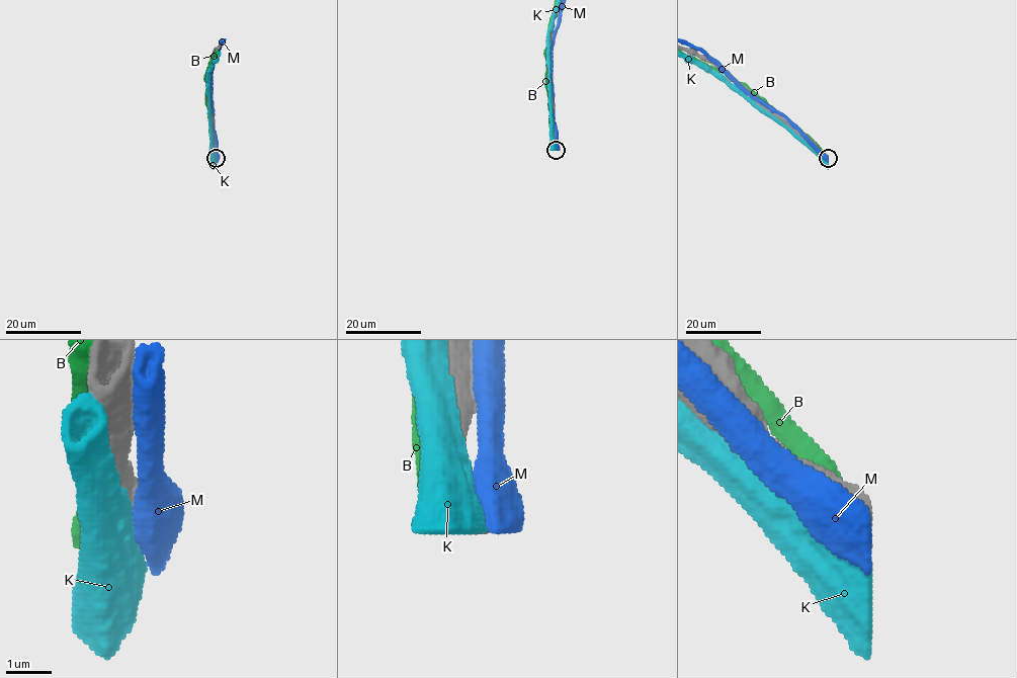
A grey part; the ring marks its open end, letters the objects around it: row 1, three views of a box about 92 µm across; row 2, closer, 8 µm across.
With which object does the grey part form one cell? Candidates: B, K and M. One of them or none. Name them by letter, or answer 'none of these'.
none of these

